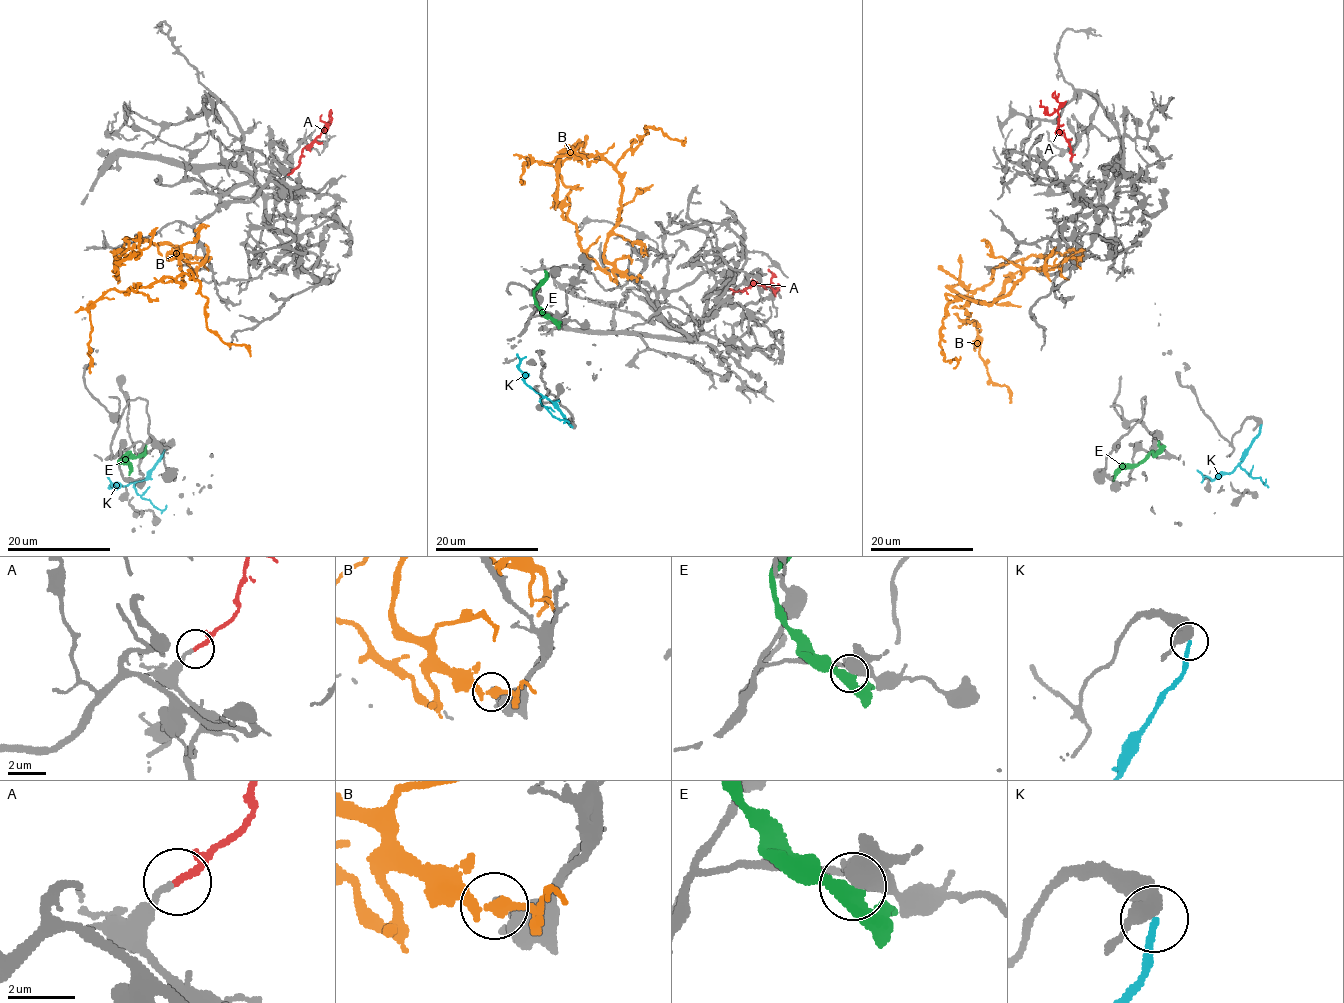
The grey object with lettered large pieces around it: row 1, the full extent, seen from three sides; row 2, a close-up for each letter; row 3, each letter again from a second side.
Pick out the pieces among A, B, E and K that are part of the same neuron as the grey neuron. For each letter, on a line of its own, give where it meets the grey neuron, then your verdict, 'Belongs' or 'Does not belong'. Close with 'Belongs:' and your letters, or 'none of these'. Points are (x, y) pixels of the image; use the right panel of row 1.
A: Touches grey at (1070, 160). Belongs
B: Touches grey at (1078, 257). Does not belong
E: Touches grey at (1157, 451). Does not belong
K: Touches grey at (1261, 425). Does not belong
Belongs: A

